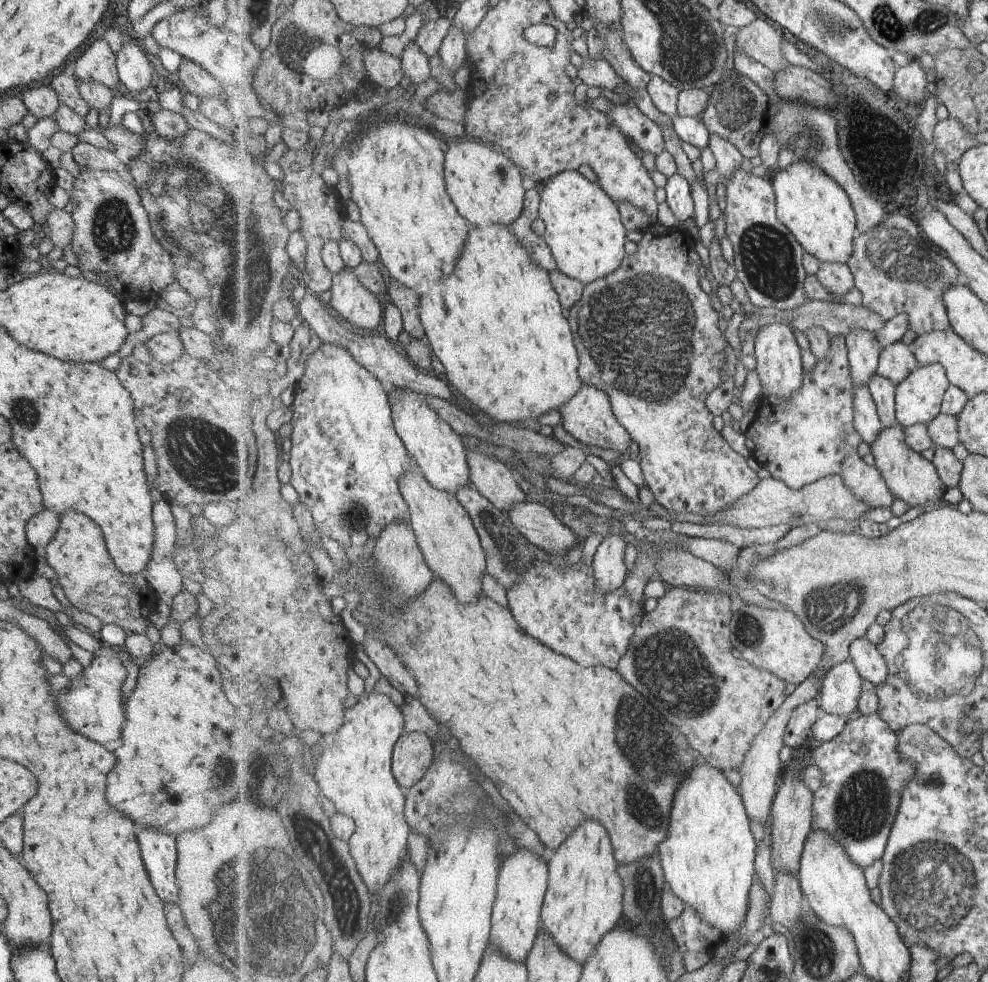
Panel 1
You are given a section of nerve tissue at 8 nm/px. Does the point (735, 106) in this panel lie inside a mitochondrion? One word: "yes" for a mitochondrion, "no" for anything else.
yes

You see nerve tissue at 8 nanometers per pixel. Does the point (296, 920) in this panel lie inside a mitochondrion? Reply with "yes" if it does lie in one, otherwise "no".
yes

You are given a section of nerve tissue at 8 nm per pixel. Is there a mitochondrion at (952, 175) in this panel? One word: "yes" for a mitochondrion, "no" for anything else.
no

